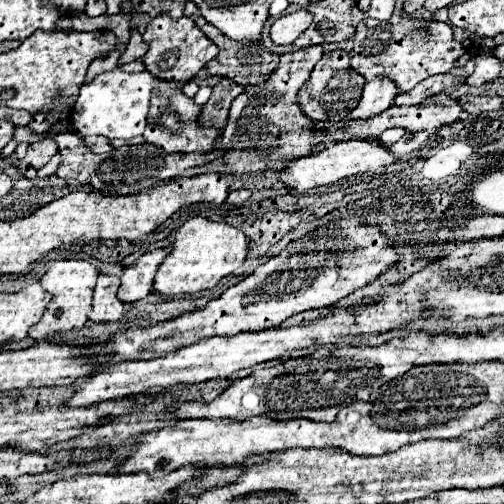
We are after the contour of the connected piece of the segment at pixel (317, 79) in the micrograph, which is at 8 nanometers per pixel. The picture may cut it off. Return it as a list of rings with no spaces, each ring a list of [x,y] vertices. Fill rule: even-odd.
[[[332,50],[324,52],[322,60],[310,74],[304,90],[300,90],[300,106],[304,114],[318,122],[340,122],[344,120],[358,104],[360,94],[364,88],[364,78],[350,68],[350,56],[346,50]]]

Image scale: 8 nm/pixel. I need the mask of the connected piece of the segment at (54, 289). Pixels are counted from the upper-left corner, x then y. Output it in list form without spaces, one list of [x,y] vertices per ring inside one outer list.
[[[58,260],[58,262],[54,262],[52,268],[40,278],[40,284],[44,286],[44,290],[50,292],[54,298],[50,300],[42,320],[36,326],[32,326],[30,338],[44,340],[46,336],[50,336],[54,332],[80,330],[88,320],[88,312],[92,310],[92,294],[94,294],[98,276],[100,276],[100,272],[86,260]]]

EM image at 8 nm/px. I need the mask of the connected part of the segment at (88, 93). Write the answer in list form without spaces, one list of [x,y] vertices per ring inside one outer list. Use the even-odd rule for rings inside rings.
[[[114,68],[110,72],[96,76],[92,82],[82,84],[76,104],[72,106],[70,120],[80,136],[106,136],[106,138],[130,140],[144,132],[152,96],[170,98],[176,92],[180,92],[180,84],[174,80],[156,78],[148,70],[128,74],[122,72],[120,68]]]

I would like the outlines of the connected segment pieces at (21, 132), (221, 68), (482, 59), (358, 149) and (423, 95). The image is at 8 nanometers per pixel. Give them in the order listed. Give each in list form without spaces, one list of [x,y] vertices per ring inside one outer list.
[[[16,128],[12,140],[14,140],[14,142],[38,142],[38,140],[42,140],[42,136],[32,134],[30,128]]]
[[[216,28],[216,46],[220,48],[220,56],[218,56],[218,60],[208,62],[208,66],[206,66],[208,72],[230,78],[230,80],[234,80],[234,82],[238,82],[242,86],[262,84],[278,66],[278,56],[264,50],[258,42],[232,42],[218,28]]]
[[[490,52],[488,54],[478,54],[476,56],[476,68],[466,78],[466,84],[468,86],[482,86],[482,84],[494,80],[498,76],[498,72],[500,72],[500,66]]]
[[[344,140],[344,142],[336,142],[336,144],[328,146],[328,148],[324,148],[320,154],[300,158],[300,160],[292,162],[292,166],[288,166],[288,170],[280,172],[280,180],[286,186],[304,192],[308,188],[334,184],[334,182],[338,182],[342,178],[348,178],[348,176],[354,176],[354,174],[378,172],[380,168],[390,166],[394,162],[398,162],[396,154],[390,152],[390,146],[384,146],[378,140]]]
[[[454,74],[428,76],[426,80],[416,84],[414,90],[410,90],[408,94],[398,94],[394,104],[396,106],[416,106],[416,104],[422,104],[426,98],[442,94],[442,92],[450,92],[460,84],[464,84],[464,76],[454,76]]]

